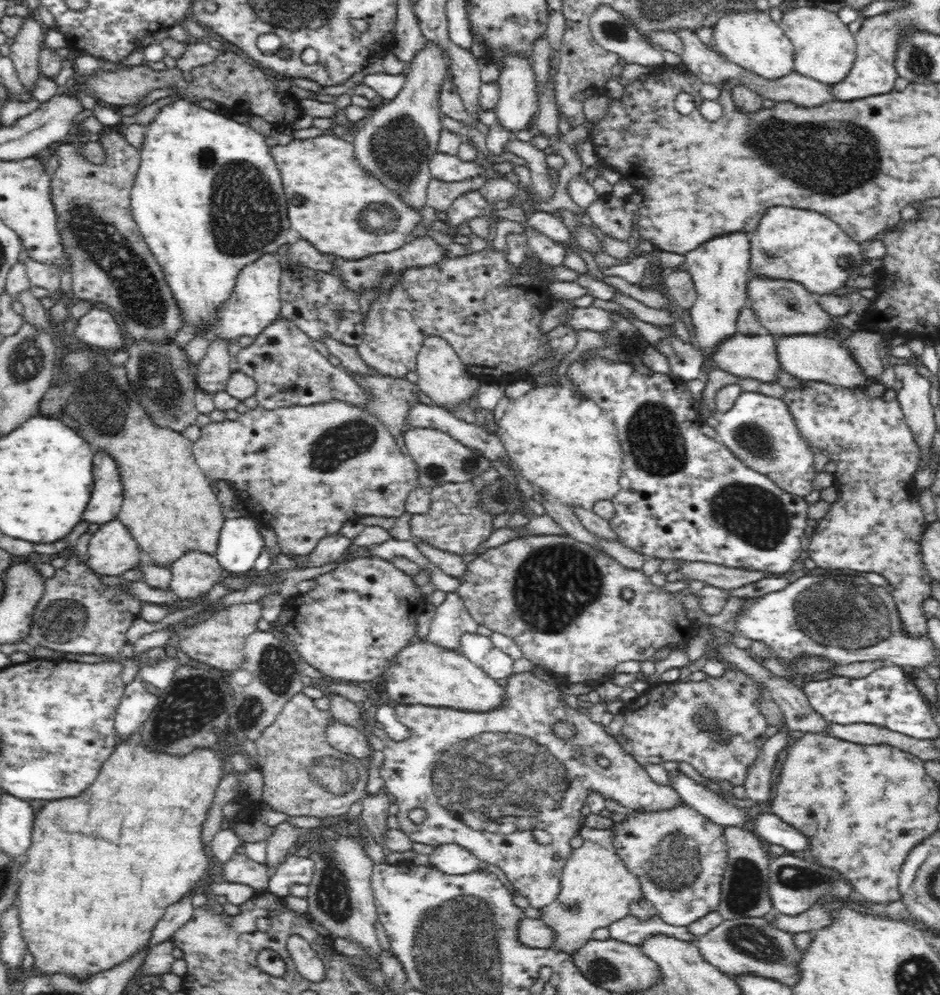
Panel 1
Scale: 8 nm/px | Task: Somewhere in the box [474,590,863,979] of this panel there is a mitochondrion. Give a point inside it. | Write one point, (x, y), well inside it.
(675, 864)

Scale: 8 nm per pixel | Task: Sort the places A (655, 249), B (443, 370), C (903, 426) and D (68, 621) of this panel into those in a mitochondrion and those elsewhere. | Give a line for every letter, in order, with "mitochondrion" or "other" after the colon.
A: other
B: other
C: other
D: mitochondrion

